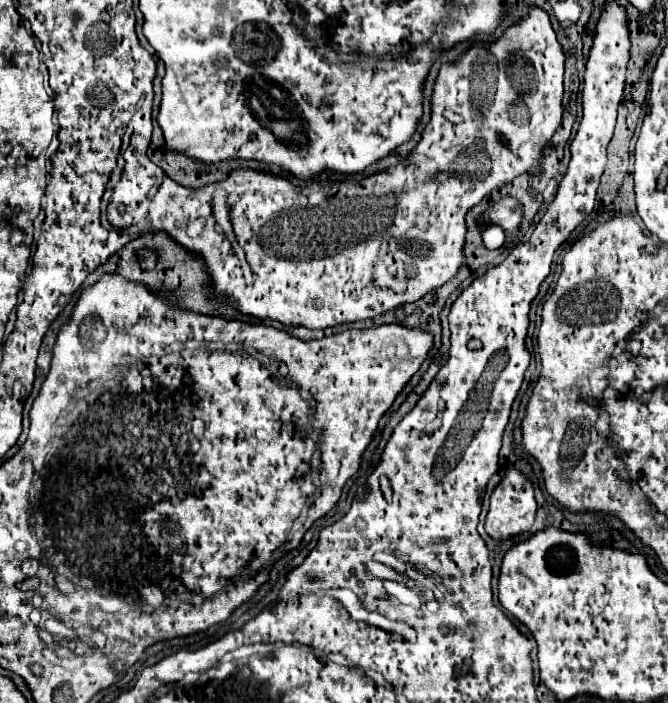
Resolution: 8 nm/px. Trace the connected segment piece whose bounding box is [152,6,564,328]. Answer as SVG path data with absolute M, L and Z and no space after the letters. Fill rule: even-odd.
M534 6L516 26L506 28L500 38L476 40L456 62L444 64L438 70L430 98L430 122L422 130L420 142L408 154L408 166L386 168L362 180L310 182L306 188L298 188L290 184L290 180L268 174L266 170L234 168L222 182L198 190L182 186L182 196L176 196L178 184L174 190L170 186L170 198L174 198L170 200L170 220L152 220L152 230L166 232L188 252L198 254L206 264L214 296L244 316L260 320L270 318L292 328L332 328L364 318L376 318L386 310L420 300L458 272L464 262L466 212L494 188L528 172L542 160L544 146L562 122L562 78L562 46L548 14ZM218 186L228 192L226 206L238 244L244 248L246 258L256 254L256 274L252 284L240 274L238 258L234 256L230 242L224 240L220 228L214 224L214 216L210 216L210 196ZM382 244L386 244L386 266L390 266L390 272L396 268L396 278L402 278L404 282L402 292L376 290L372 286L372 268Z

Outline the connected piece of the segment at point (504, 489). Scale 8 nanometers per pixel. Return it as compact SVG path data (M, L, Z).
M508 470L504 480L496 486L490 498L490 510L486 516L486 534L494 540L508 540L518 534L524 534L532 528L534 516L536 516L536 500L534 500L534 488L532 482L518 470Z

